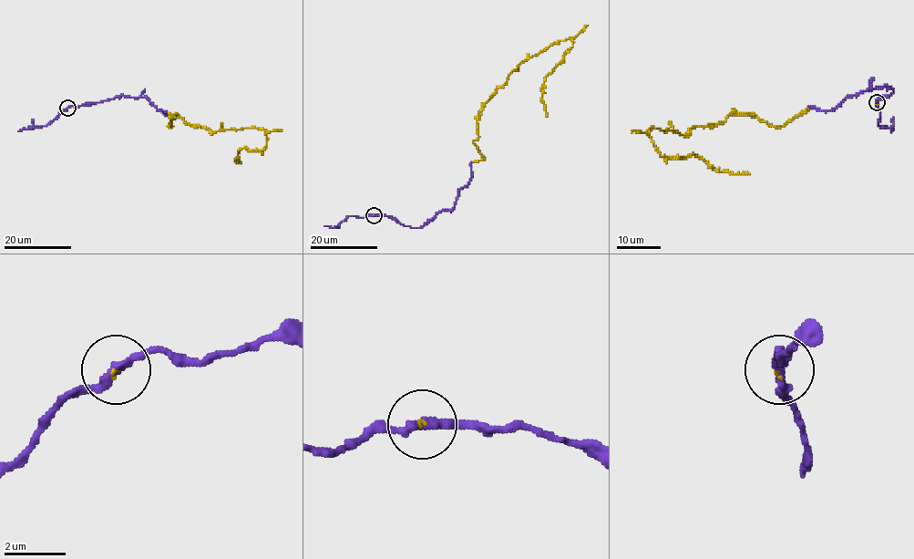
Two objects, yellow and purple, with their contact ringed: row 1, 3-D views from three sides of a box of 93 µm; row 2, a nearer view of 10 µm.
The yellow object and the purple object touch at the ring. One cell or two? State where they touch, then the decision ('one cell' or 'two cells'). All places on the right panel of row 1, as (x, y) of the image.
place (877, 102); one cell

